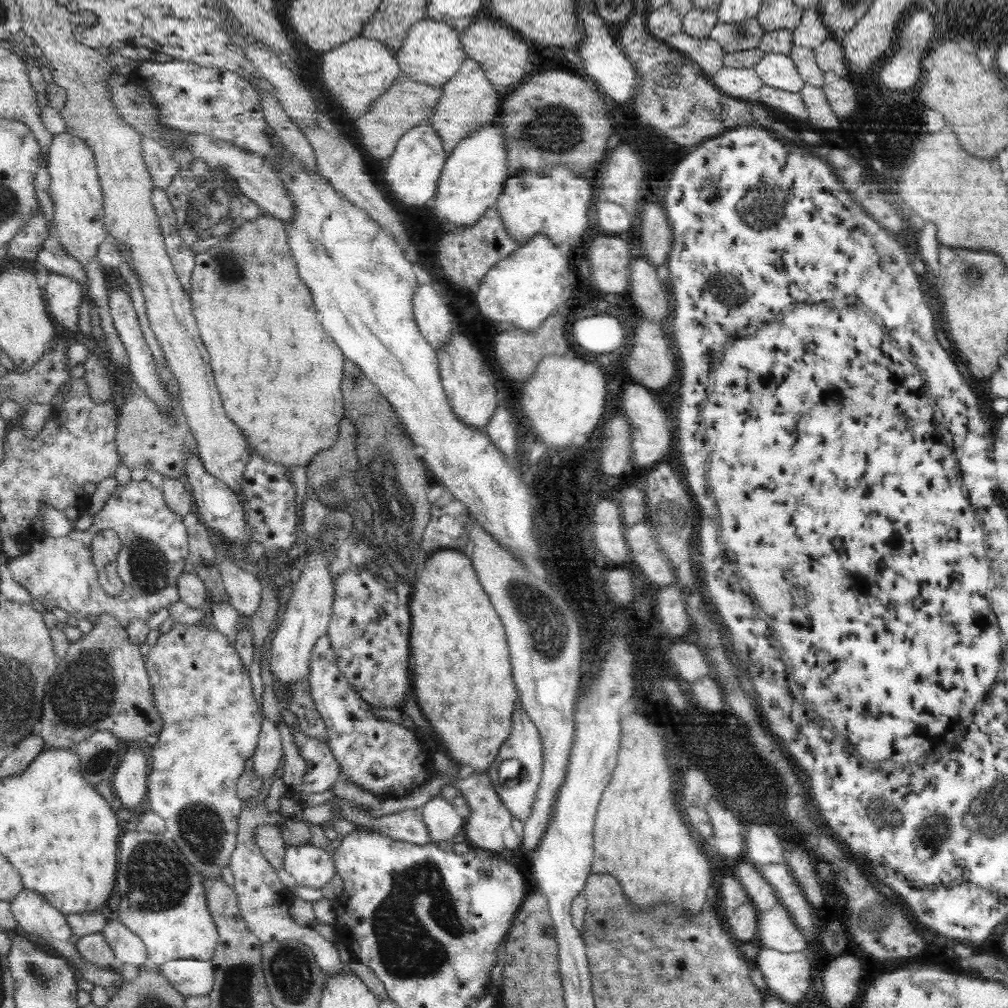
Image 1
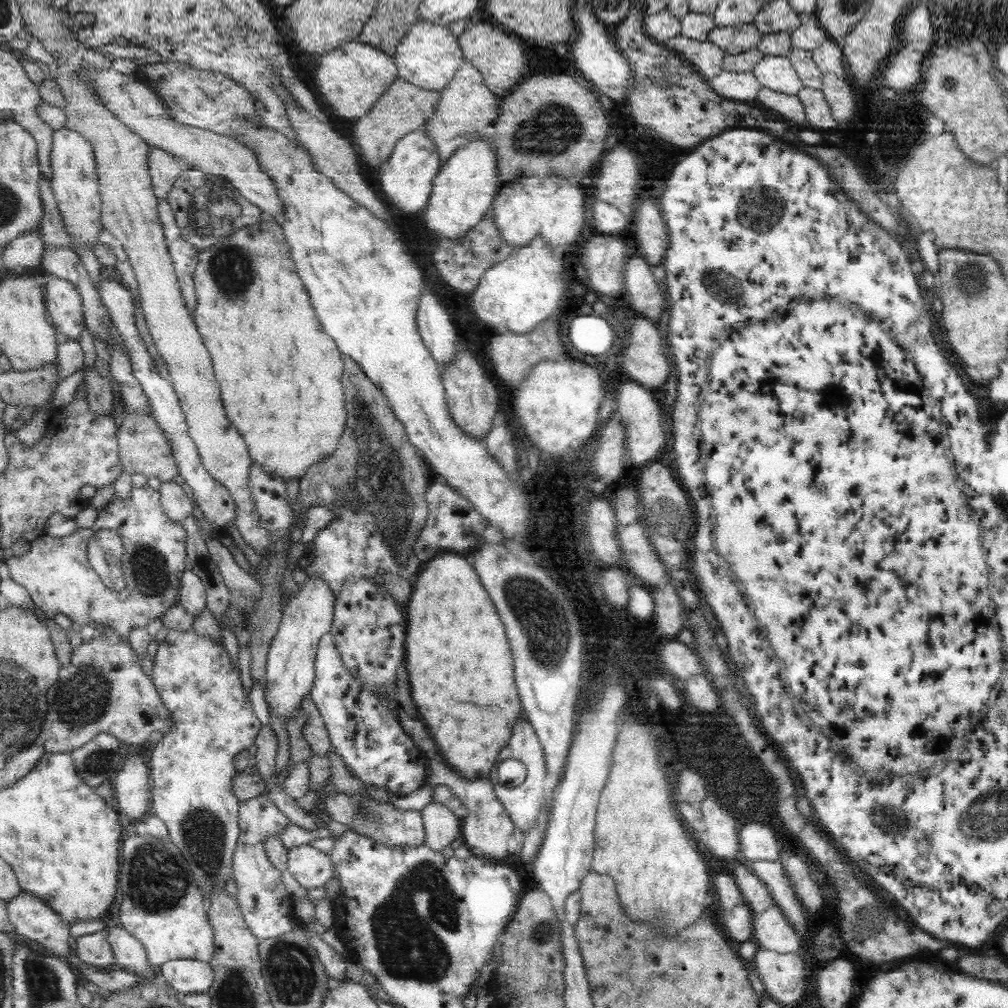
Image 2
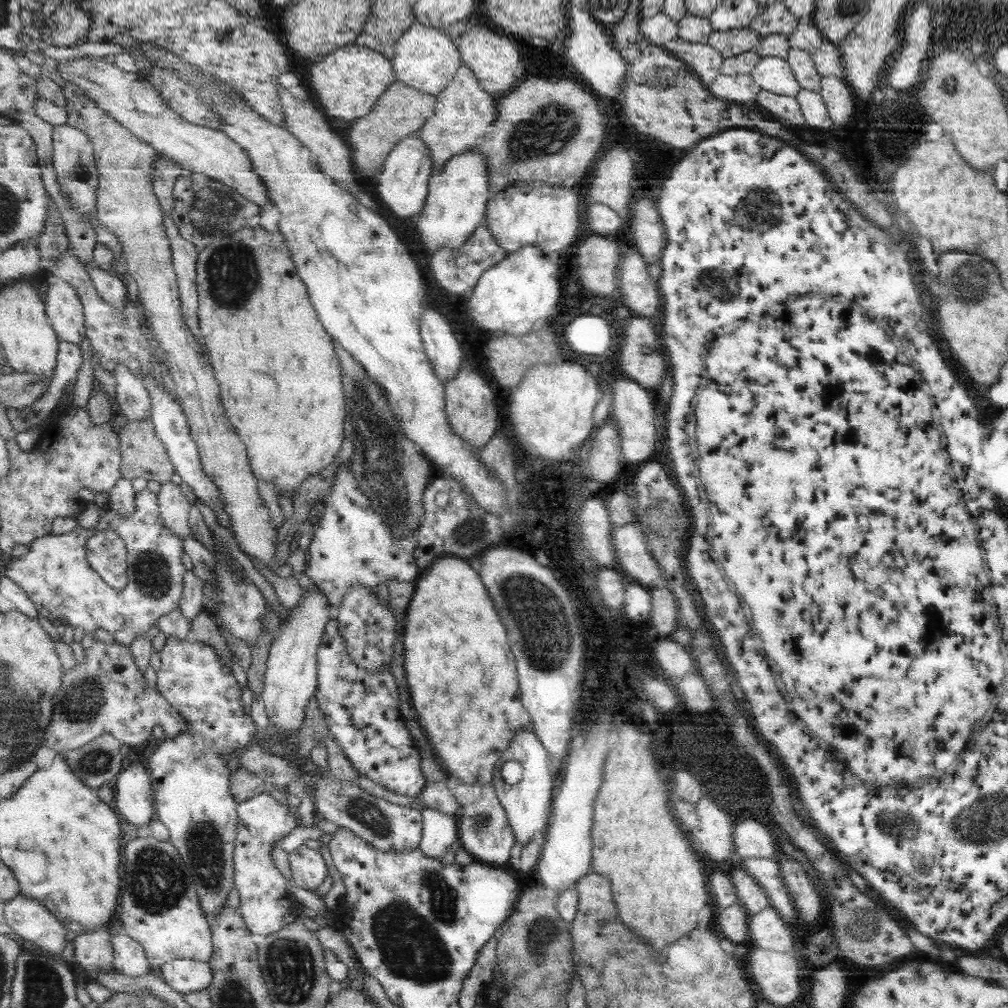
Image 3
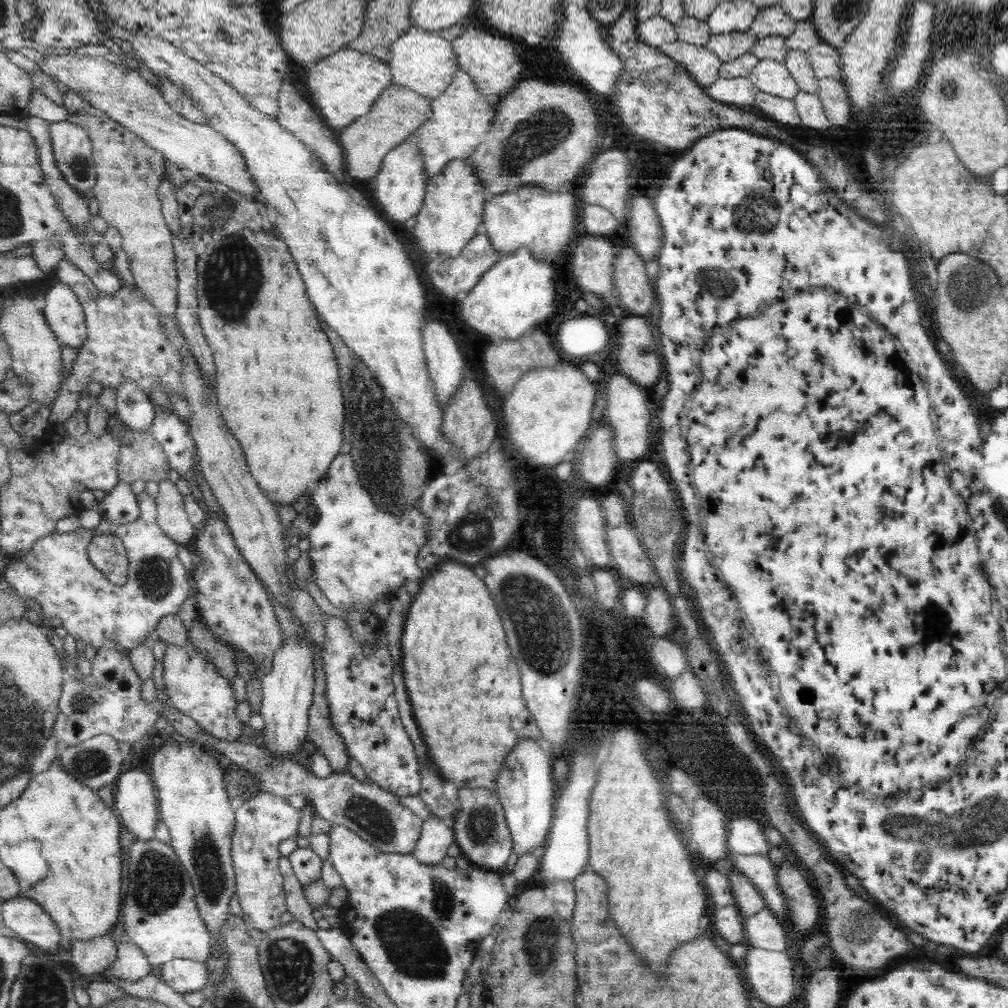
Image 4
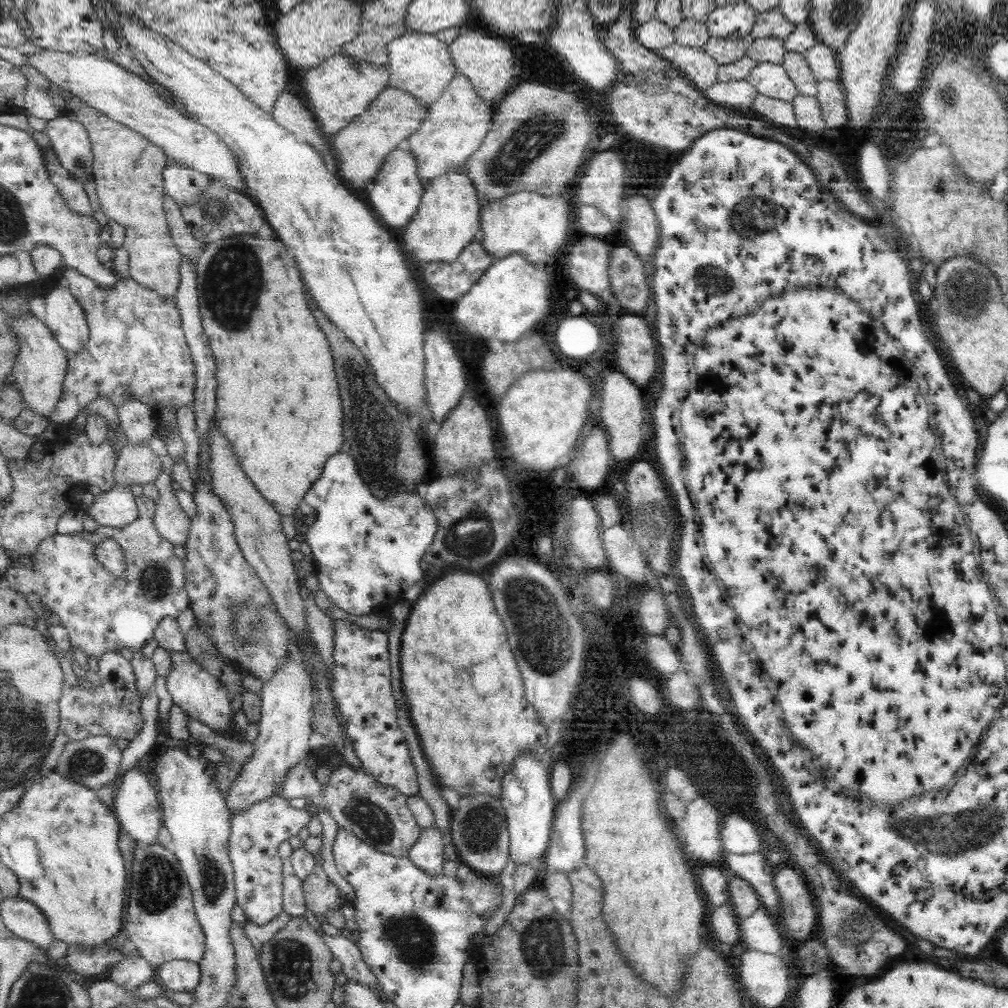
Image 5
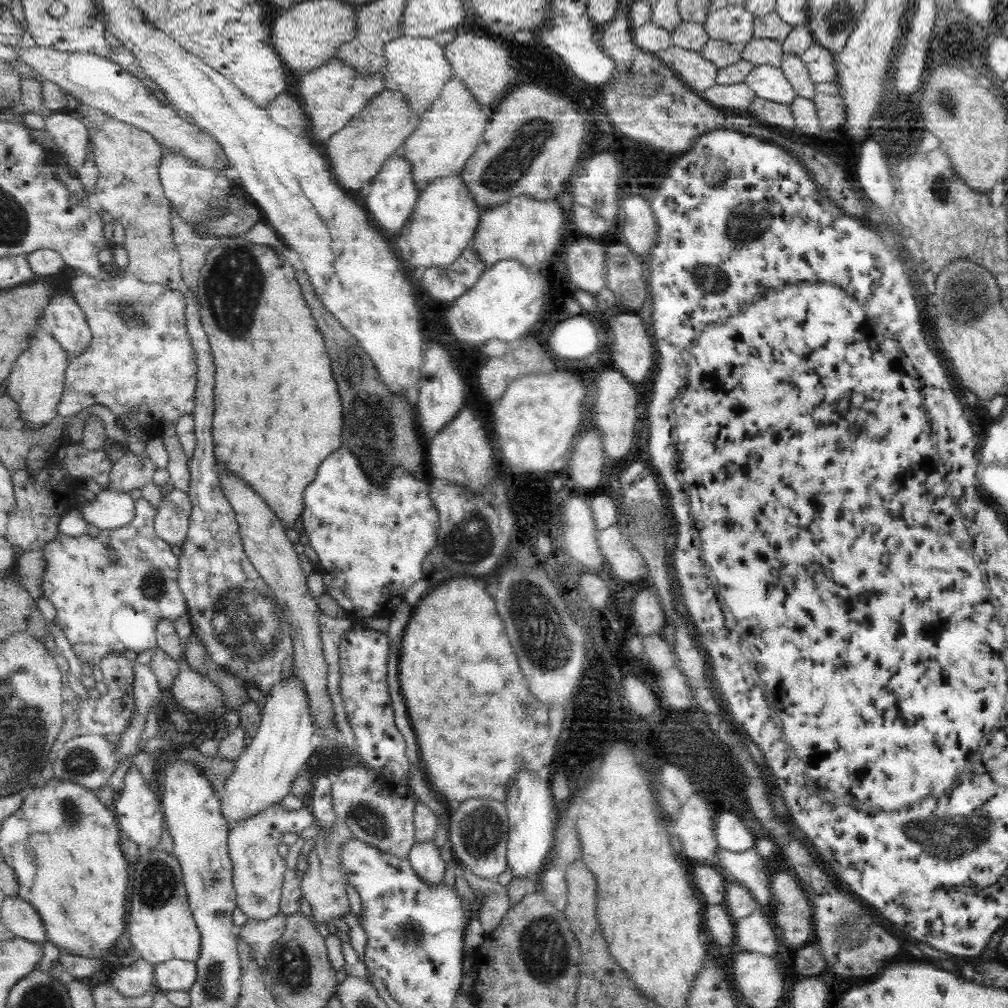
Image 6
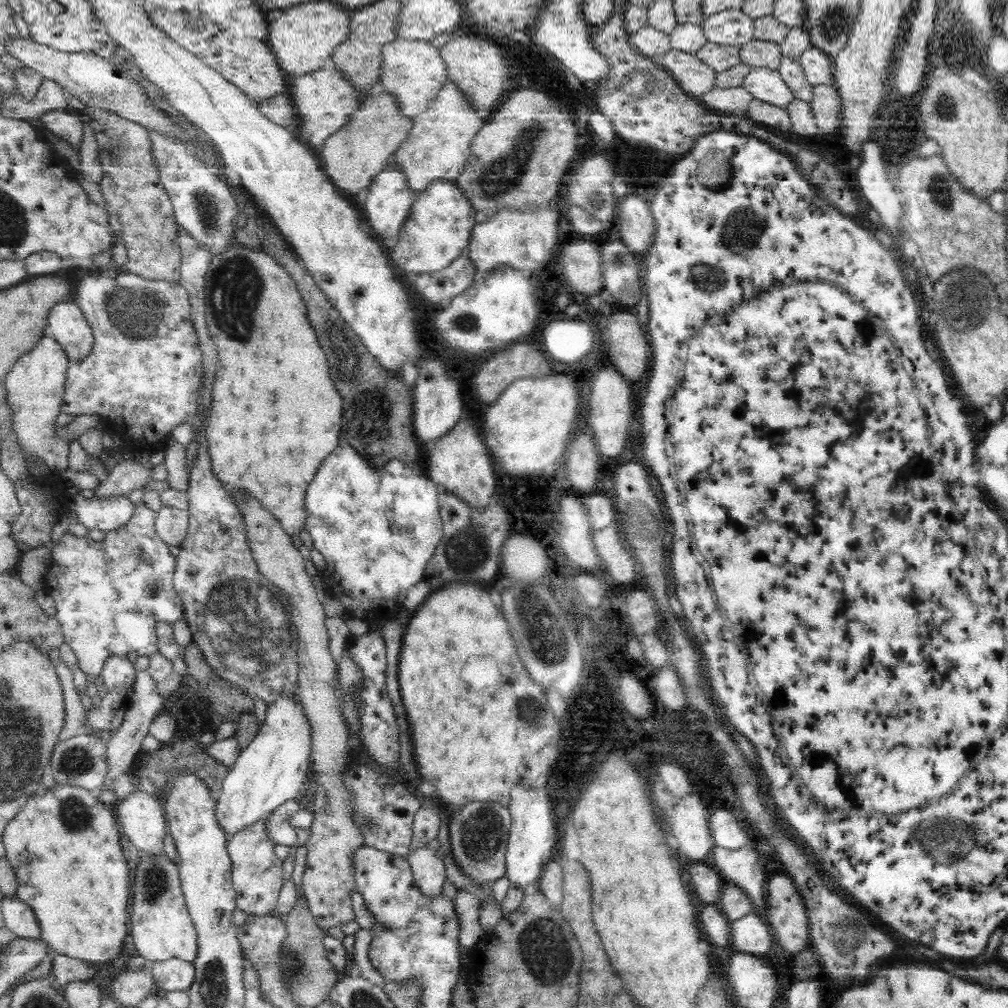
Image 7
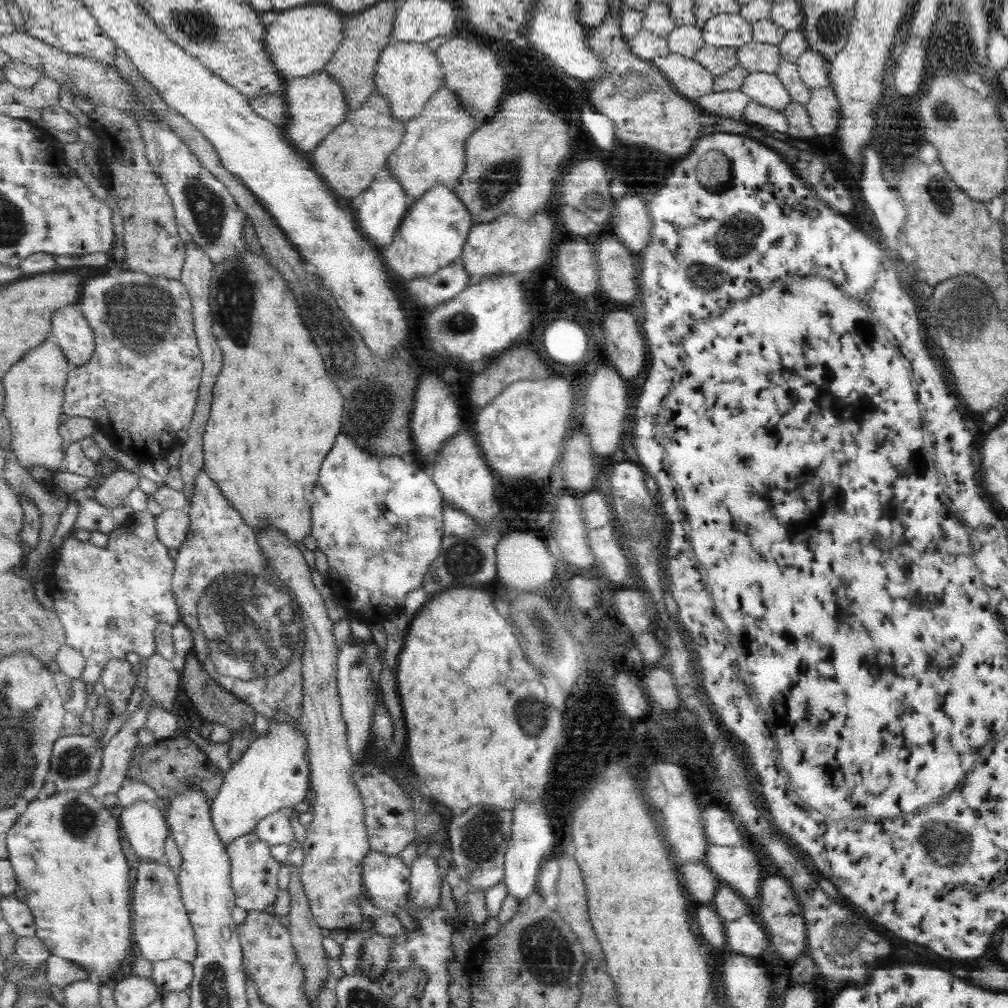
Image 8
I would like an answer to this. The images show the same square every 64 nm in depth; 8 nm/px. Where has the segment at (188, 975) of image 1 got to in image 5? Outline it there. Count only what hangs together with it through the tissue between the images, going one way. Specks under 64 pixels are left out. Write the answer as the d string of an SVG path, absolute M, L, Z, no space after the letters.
M174 959L159 966L157 974L161 986L193 993L202 981L202 966L198 962Z

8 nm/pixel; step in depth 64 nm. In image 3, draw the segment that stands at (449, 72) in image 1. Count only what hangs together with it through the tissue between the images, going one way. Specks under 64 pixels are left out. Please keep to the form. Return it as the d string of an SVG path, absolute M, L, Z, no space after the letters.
M415 22L398 41L395 49L396 56L392 62L397 76L396 81L405 82L410 88L435 96L450 86L458 71L465 66L458 45L449 37L447 30L440 27Z

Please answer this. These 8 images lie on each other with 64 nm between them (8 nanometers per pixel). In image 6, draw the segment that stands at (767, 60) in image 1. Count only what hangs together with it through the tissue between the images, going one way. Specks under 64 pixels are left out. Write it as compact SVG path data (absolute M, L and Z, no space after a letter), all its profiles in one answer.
M754 66L742 82L755 93L755 96L768 101L789 104L796 97L793 87L785 79L780 68L773 66Z

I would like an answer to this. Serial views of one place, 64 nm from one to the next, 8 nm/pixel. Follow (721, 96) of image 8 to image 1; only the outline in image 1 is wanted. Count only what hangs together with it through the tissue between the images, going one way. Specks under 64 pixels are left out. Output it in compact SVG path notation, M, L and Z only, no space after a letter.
M723 66L709 79L720 91L736 99L753 99L762 82L752 68L726 68Z

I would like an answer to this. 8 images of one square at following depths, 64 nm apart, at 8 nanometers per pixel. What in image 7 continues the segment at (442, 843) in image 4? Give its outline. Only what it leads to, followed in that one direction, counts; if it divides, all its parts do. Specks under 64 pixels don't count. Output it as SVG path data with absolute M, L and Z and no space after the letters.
M419 847L407 856L414 870L415 883L429 897L443 892L447 880L446 862L431 848Z

